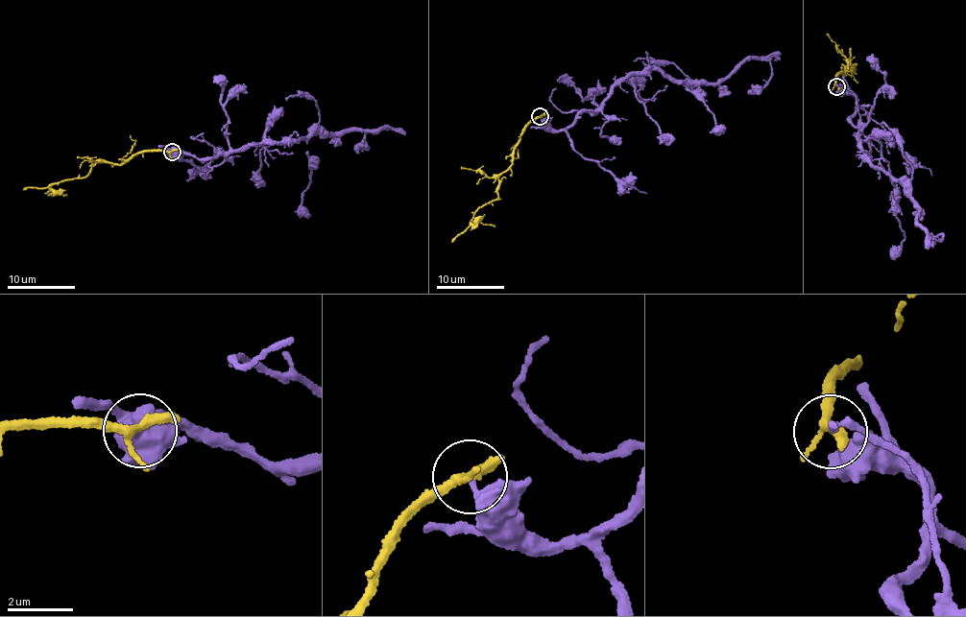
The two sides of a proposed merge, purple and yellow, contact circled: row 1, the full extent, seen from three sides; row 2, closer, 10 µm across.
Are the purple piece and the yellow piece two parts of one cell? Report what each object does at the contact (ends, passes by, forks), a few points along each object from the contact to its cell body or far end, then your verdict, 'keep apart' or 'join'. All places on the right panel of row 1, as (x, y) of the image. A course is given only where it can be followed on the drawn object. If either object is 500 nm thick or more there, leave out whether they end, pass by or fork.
purple ends; yellow forks; course purple (836, 85), (856, 100), (849, 120), (861, 131), (860, 147), (921, 210), (926, 231), (942, 240), (927, 240); course yellow (836, 85), (833, 78), (838, 71), (845, 74), (852, 64), (855, 65), (854, 72), (846, 61), (851, 50); keep apart

